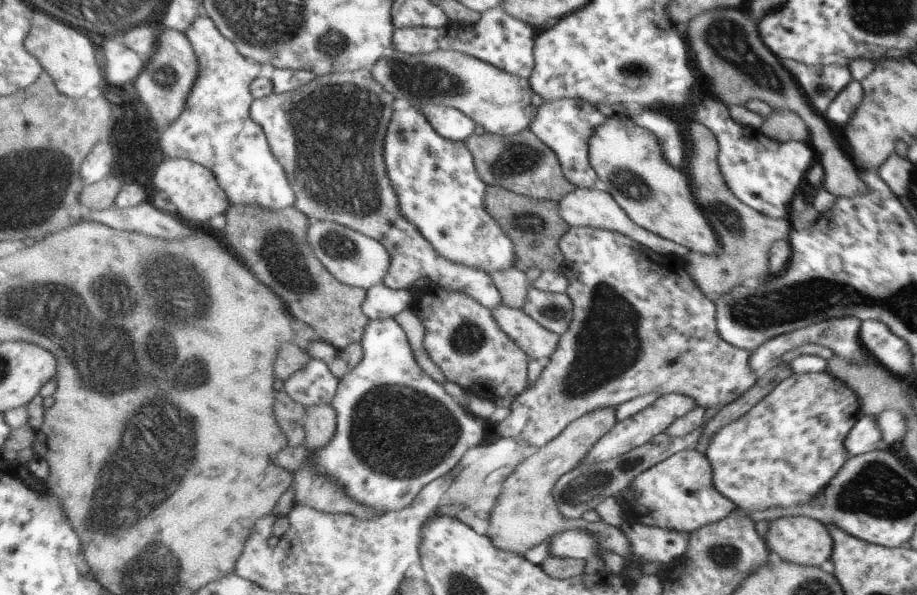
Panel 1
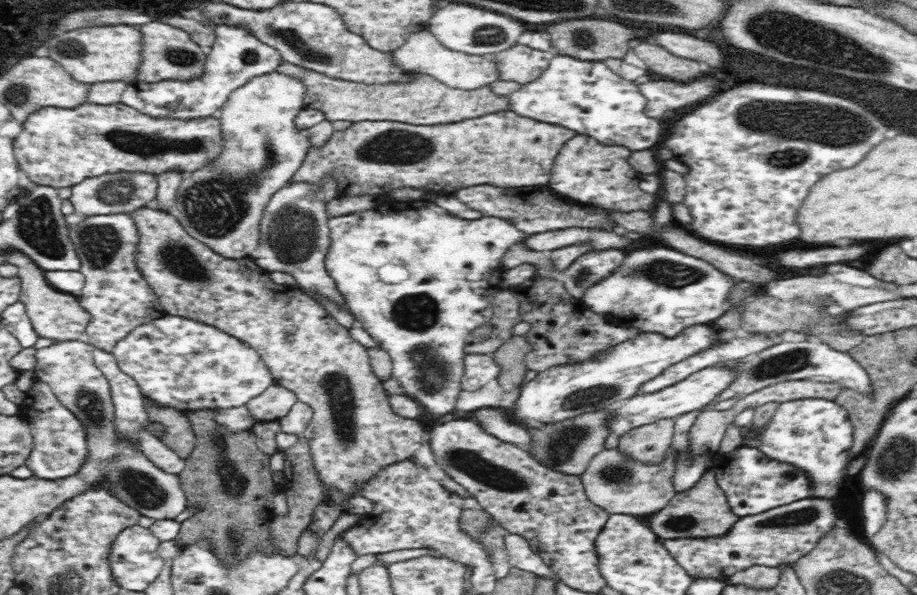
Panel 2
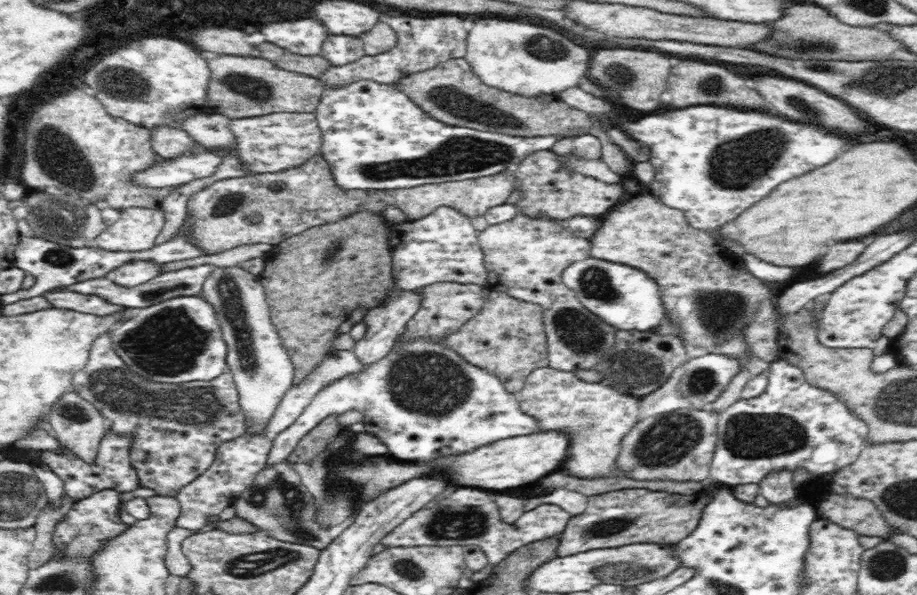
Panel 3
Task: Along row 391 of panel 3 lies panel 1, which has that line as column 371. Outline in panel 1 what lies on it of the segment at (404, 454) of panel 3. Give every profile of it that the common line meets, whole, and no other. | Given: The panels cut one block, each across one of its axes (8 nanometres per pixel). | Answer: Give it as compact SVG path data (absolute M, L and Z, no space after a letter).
M394 318L370 321L360 344L363 360L346 374L333 403L339 415L339 428L334 441L316 453L305 445L288 448L278 456L278 462L286 464L286 468L295 474L310 464L319 475L330 476L346 486L346 493L352 499L384 514L408 507L424 486L429 486L432 480L436 481L438 476L445 476L448 470L452 470L470 446L483 442L484 432L488 429L484 420L470 414L444 390L442 384L436 384L426 374L416 360L405 330Z

